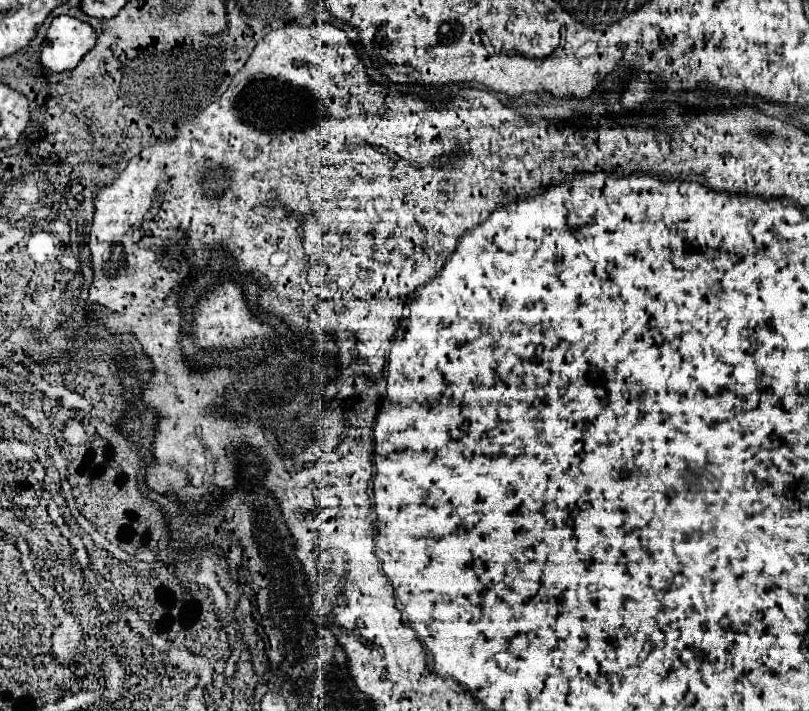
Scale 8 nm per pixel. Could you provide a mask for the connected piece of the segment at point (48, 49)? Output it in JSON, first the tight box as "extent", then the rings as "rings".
{"extent":[40,16,96,72],"rings":[[[56,16],[42,44],[40,62],[50,72],[72,70],[96,46],[96,40],[90,24],[70,16]]]}

